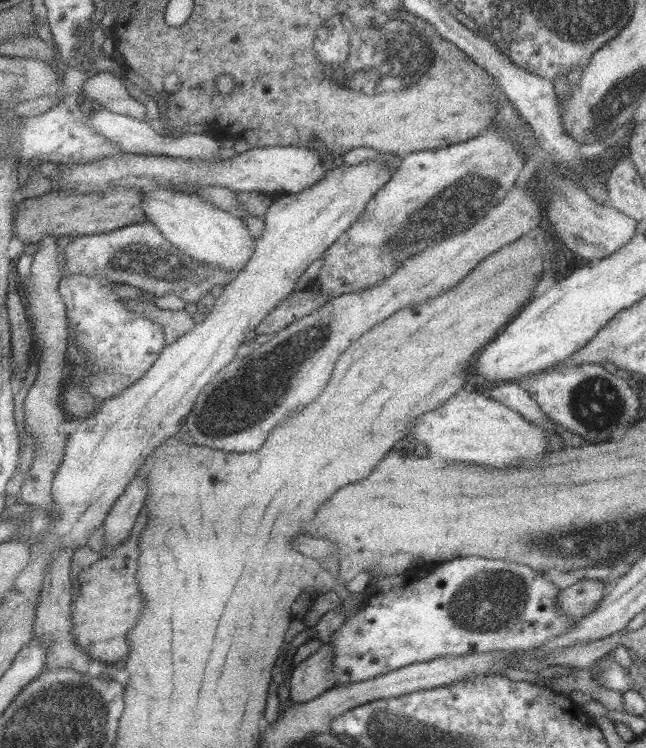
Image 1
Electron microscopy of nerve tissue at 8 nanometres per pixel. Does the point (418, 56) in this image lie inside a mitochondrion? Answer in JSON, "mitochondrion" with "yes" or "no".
{"mitochondrion":"yes"}

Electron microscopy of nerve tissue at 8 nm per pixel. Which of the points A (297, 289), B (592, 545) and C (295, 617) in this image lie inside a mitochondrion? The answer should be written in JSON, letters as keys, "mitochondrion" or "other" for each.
{"A":"other","B":"mitochondrion","C":"other"}

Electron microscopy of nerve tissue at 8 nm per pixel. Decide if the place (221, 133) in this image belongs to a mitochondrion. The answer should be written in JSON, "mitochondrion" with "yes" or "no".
{"mitochondrion":"no"}

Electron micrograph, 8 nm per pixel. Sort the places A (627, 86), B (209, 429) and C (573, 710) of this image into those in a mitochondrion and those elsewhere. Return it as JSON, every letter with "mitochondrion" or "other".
{"A":"mitochondrion","B":"other","C":"other"}

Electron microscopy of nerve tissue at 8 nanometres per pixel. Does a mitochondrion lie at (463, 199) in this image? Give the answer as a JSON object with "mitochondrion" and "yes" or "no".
{"mitochondrion":"yes"}

